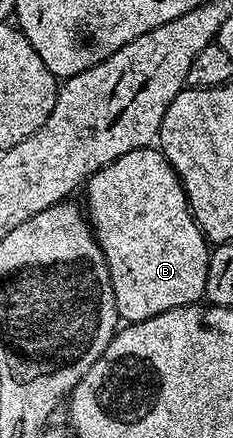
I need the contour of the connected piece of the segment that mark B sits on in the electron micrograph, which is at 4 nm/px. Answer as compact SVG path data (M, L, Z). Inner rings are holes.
M158 146L133 149L133 153L117 157L117 161L91 175L85 184L86 191L85 214L109 265L117 313L124 324L140 323L169 309L190 307L204 298L212 248L193 217L179 174Z

